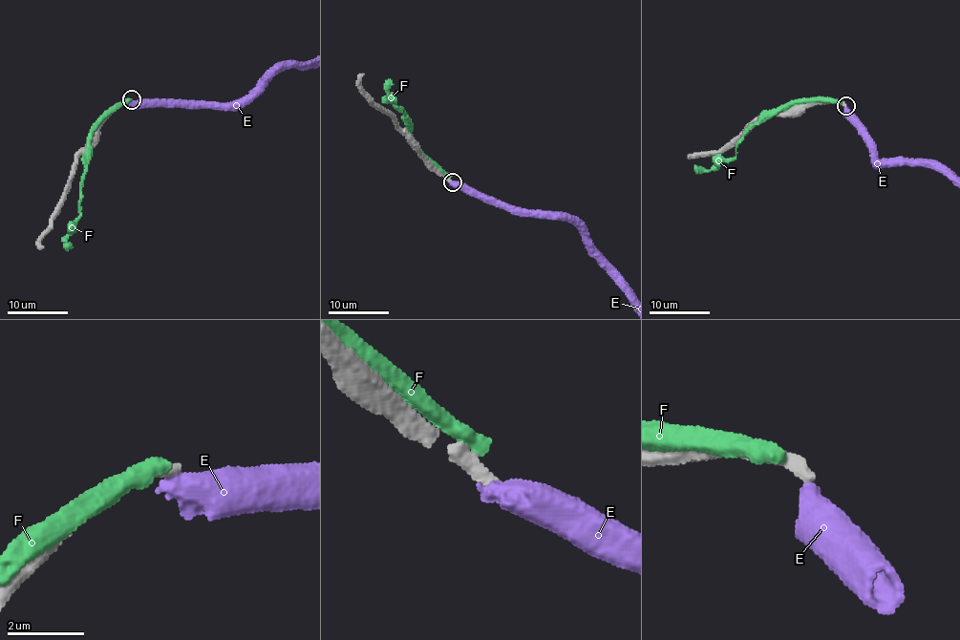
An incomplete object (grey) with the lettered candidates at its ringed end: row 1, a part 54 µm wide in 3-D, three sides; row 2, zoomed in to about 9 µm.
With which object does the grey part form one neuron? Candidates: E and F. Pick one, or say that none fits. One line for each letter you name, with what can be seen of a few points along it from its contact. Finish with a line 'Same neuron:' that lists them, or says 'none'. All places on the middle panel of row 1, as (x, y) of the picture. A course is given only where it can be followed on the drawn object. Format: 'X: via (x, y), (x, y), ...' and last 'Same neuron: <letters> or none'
Same neuron: none

